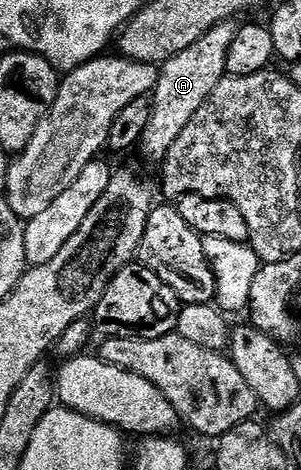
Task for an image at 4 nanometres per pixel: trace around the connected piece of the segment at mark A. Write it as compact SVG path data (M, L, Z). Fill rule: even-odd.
M235 20L221 22L201 34L193 46L163 61L155 83L151 117L141 139L141 147L149 159L162 161L172 146L180 143L185 129L198 117L201 109L210 101L216 86L224 80L227 72L227 48L235 37L236 27Z

